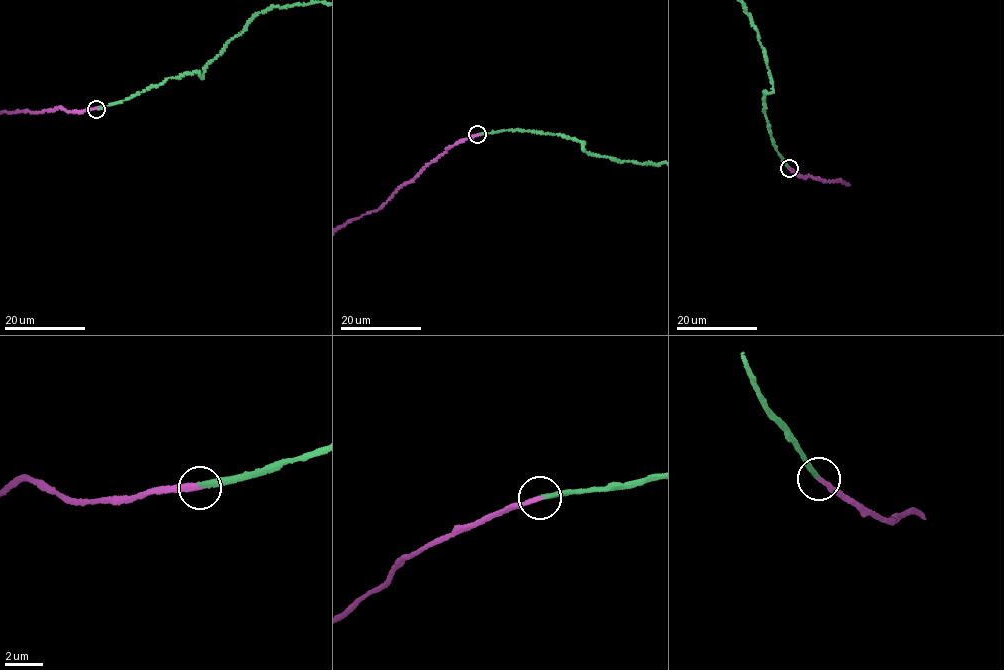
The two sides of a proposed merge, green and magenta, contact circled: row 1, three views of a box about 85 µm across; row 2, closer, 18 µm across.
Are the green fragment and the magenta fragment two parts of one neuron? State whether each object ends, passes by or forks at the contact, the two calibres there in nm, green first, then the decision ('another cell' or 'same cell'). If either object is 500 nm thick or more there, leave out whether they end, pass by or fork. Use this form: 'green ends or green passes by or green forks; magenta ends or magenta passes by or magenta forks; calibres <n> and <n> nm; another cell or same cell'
green ends; magenta ends; calibres 280 and 280 nm; same cell

